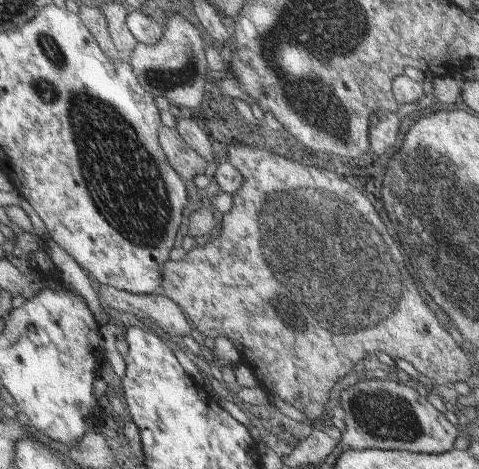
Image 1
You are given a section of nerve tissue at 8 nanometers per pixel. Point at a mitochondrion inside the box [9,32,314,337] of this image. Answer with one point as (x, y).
(168, 80)

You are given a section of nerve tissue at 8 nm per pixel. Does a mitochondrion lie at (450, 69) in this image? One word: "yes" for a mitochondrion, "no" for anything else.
no

